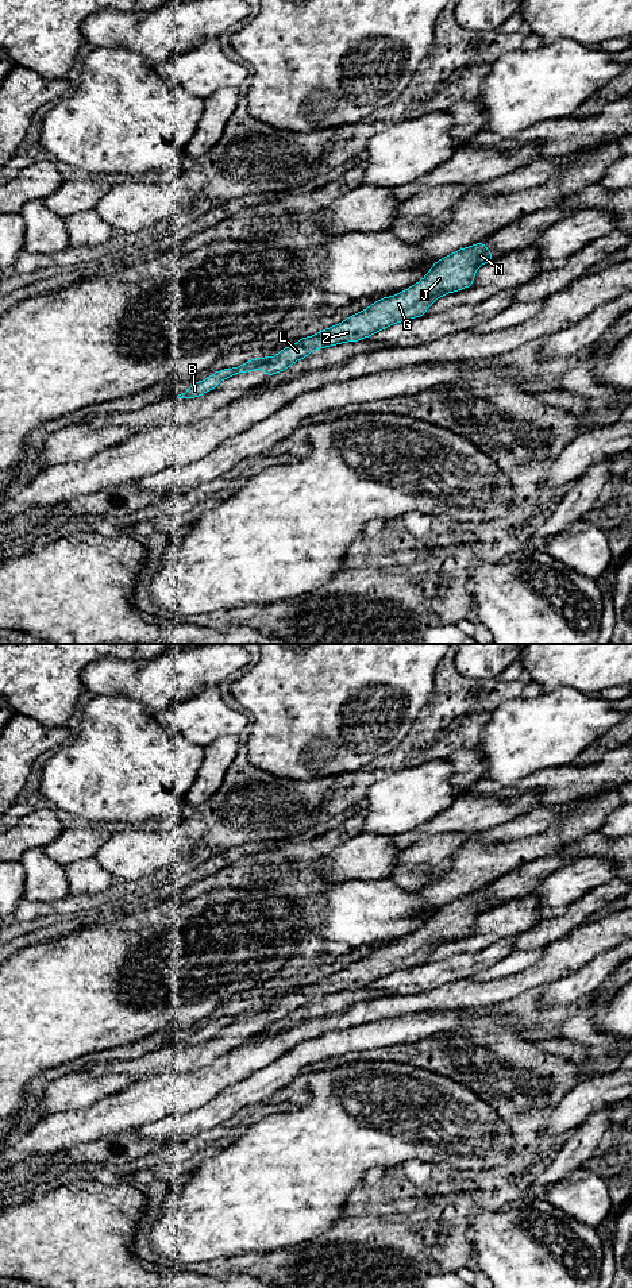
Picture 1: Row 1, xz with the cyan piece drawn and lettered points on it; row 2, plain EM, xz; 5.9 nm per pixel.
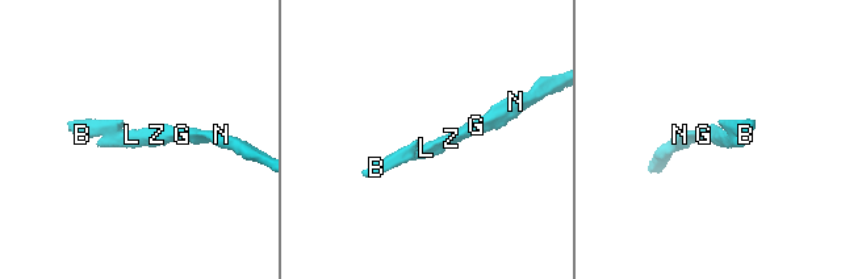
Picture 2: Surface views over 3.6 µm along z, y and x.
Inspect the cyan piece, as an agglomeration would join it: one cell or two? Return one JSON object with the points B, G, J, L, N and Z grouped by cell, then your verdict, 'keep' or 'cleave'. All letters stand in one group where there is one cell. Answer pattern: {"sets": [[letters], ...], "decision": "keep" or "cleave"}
{"sets": [["B"], ["G", "J", "L", "N", "Z"]], "decision": "cleave"}

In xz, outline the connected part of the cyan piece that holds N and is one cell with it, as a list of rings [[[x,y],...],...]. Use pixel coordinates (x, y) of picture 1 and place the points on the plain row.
[[[482,890],[460,896],[436,909],[421,929],[401,941],[379,946],[344,969],[313,984],[301,986],[296,992],[282,996],[275,1004],[265,1007],[248,1021],[261,1017],[271,1025],[315,998],[358,990],[396,971],[424,964],[427,956],[439,945],[471,934],[477,917],[494,906]]]

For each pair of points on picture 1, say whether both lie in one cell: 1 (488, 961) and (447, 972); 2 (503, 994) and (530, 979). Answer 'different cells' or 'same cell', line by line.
1: same cell
2: same cell

